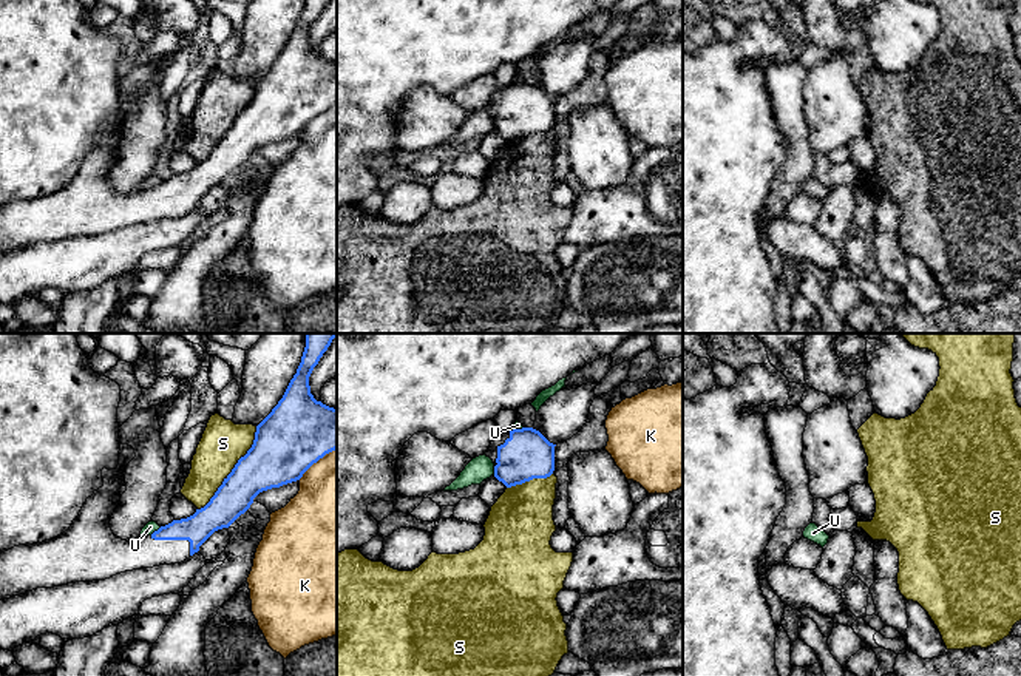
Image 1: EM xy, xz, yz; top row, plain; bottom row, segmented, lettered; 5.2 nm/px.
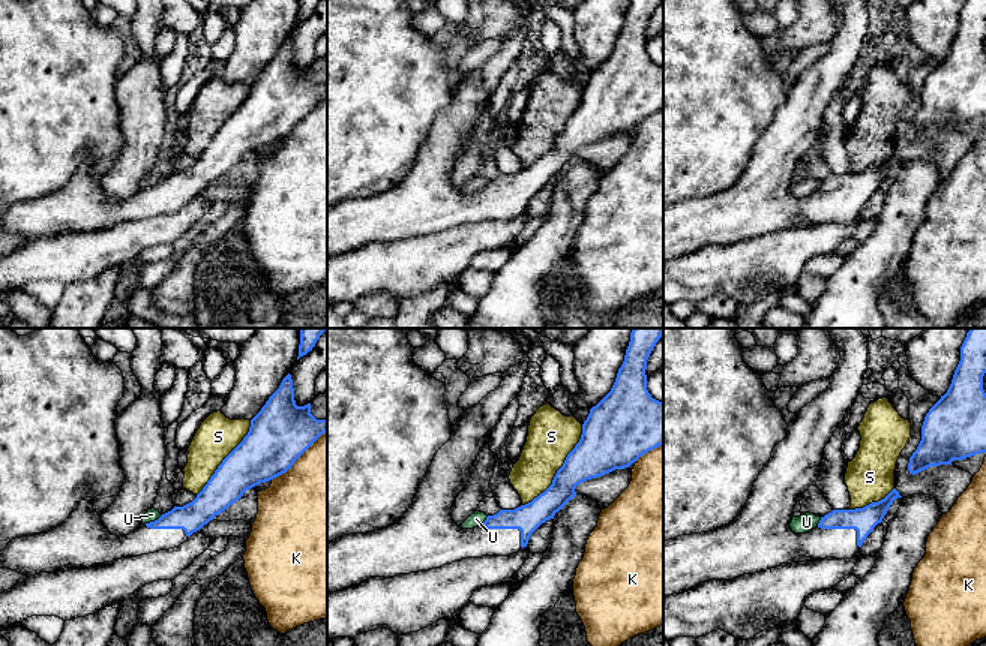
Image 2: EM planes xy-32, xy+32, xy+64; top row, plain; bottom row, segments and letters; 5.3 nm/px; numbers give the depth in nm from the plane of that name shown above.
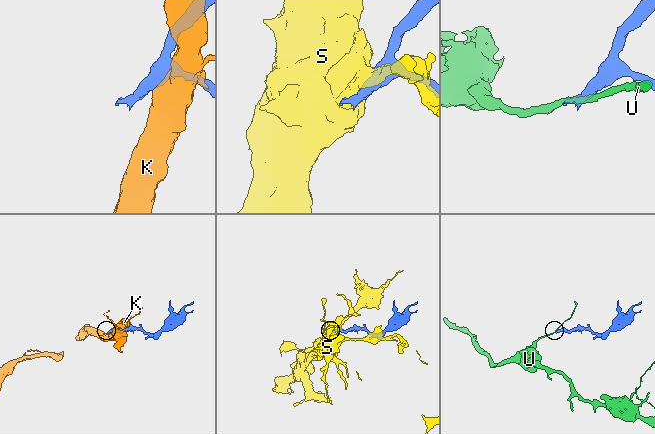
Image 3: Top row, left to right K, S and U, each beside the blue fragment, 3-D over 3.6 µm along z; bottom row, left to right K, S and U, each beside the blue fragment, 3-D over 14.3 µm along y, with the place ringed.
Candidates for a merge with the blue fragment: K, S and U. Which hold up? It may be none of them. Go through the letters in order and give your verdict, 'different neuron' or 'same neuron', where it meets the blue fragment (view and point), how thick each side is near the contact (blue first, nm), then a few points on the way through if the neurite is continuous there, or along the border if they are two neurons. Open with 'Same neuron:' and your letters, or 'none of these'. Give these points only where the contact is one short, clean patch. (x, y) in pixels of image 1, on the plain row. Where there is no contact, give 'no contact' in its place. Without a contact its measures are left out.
Same neuron: none of these
K: different neuron; meets blue in xy at (317, 114); 360 nm thick on the blue side, 420 nm on the other
S: different neuron; meets blue in xy at (232, 124); 300 nm thick on the blue side, 240 nm on the other
U: different neuron; meets blue in xy at (155, 185); 150 nm thick on the blue side, 60 nm on the other; border along xy (161, 181), (150, 189)

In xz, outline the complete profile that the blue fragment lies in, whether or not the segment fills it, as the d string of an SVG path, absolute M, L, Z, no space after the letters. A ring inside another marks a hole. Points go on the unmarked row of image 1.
M533 82L499 86L485 110L494 117L494 131L507 142L533 133L547 133L555 125L555 100Z

